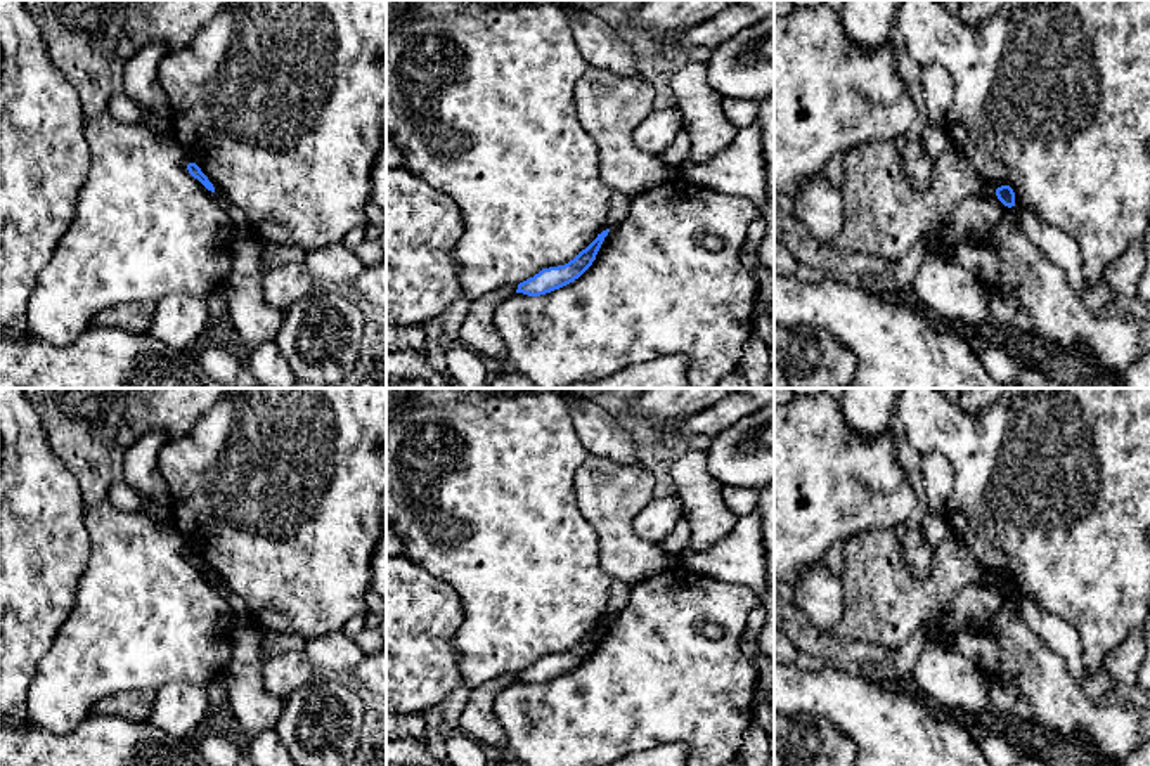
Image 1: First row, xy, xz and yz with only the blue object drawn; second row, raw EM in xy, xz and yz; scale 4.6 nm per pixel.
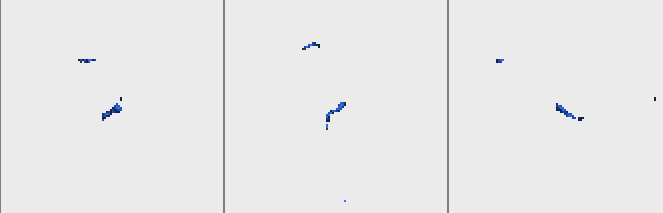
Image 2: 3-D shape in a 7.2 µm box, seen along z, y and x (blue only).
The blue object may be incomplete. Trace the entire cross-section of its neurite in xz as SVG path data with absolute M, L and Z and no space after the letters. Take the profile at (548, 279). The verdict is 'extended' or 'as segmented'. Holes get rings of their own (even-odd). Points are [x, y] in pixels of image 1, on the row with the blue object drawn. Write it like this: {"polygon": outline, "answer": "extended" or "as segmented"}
{"polygon": "M610 229L598 234L598 237L568 263L542 269L533 277L520 282L516 293L540 296L573 282L592 265L608 232Z", "answer": "as segmented"}

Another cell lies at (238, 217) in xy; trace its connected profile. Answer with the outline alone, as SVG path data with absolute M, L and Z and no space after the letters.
M215 192L215 198L218 201L218 204L225 210L225 213L229 215L230 222L236 225L236 227L241 227L241 225L249 225L249 220L246 217L246 213L237 208L236 204L232 204L223 194L220 192Z

